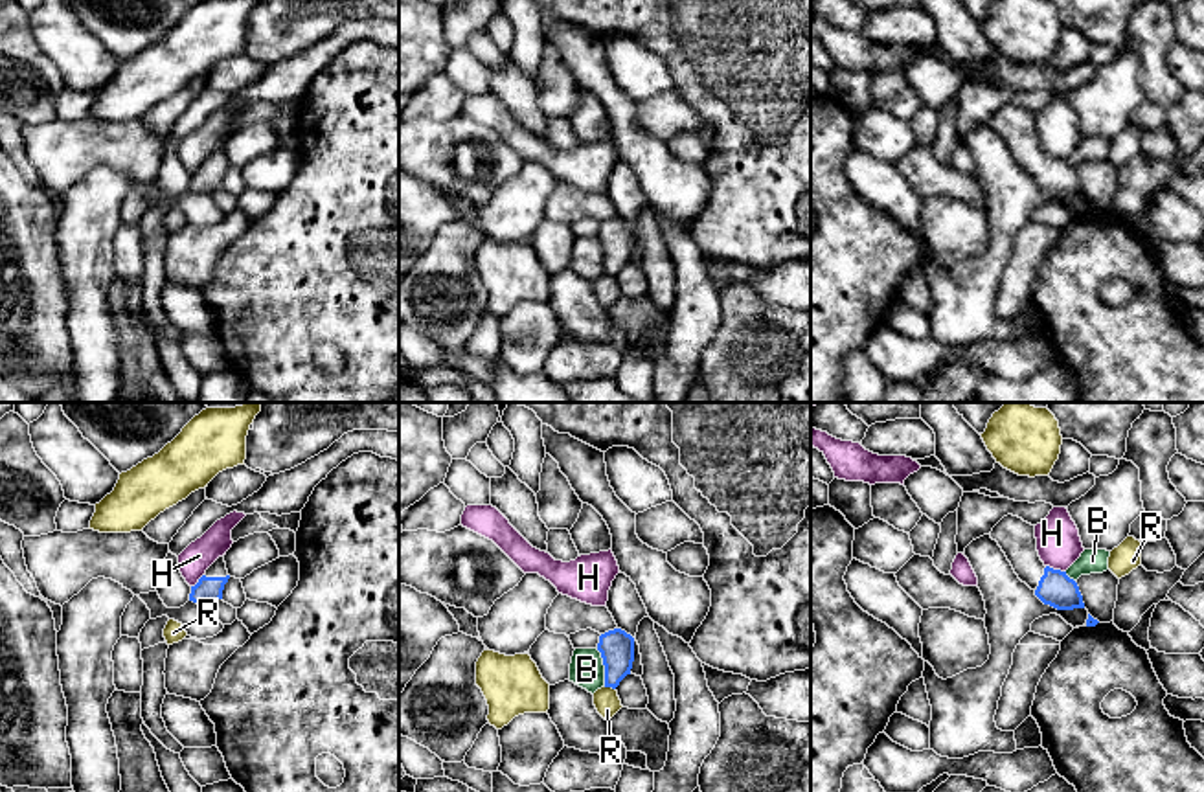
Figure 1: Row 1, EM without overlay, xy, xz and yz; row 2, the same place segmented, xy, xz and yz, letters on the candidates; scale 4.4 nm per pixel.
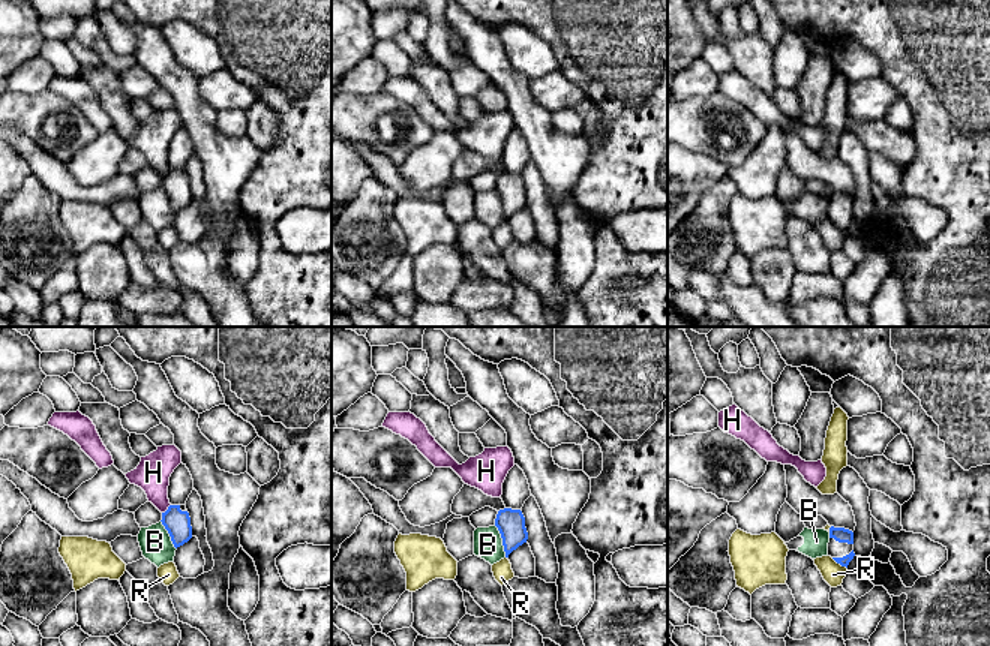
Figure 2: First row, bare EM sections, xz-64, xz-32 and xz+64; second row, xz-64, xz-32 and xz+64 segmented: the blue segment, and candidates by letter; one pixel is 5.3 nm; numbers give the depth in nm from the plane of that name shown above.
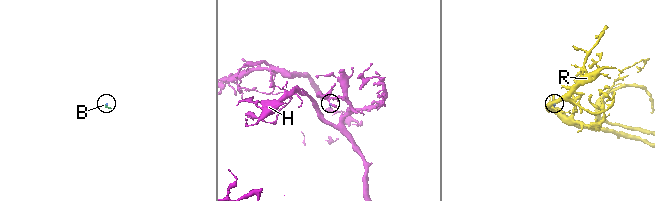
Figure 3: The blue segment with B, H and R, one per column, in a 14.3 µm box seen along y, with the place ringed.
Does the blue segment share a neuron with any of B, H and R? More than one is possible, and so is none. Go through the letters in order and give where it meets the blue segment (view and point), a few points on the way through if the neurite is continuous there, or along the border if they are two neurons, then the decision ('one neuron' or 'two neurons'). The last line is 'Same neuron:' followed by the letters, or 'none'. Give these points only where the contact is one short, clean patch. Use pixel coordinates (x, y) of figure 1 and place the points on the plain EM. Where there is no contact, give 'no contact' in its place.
B: meets blue in xz at (605, 256); border along xz (596, 236), (603, 254), (605, 274); two neurons
H: meets blue in yz at (1056, 158); border along yz (1046, 153), (1065, 160); two neurons
R: meets blue in xz at (611, 274); two neurons
Same neuron: none

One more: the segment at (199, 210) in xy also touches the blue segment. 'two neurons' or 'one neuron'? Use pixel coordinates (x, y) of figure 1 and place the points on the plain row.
two neurons

